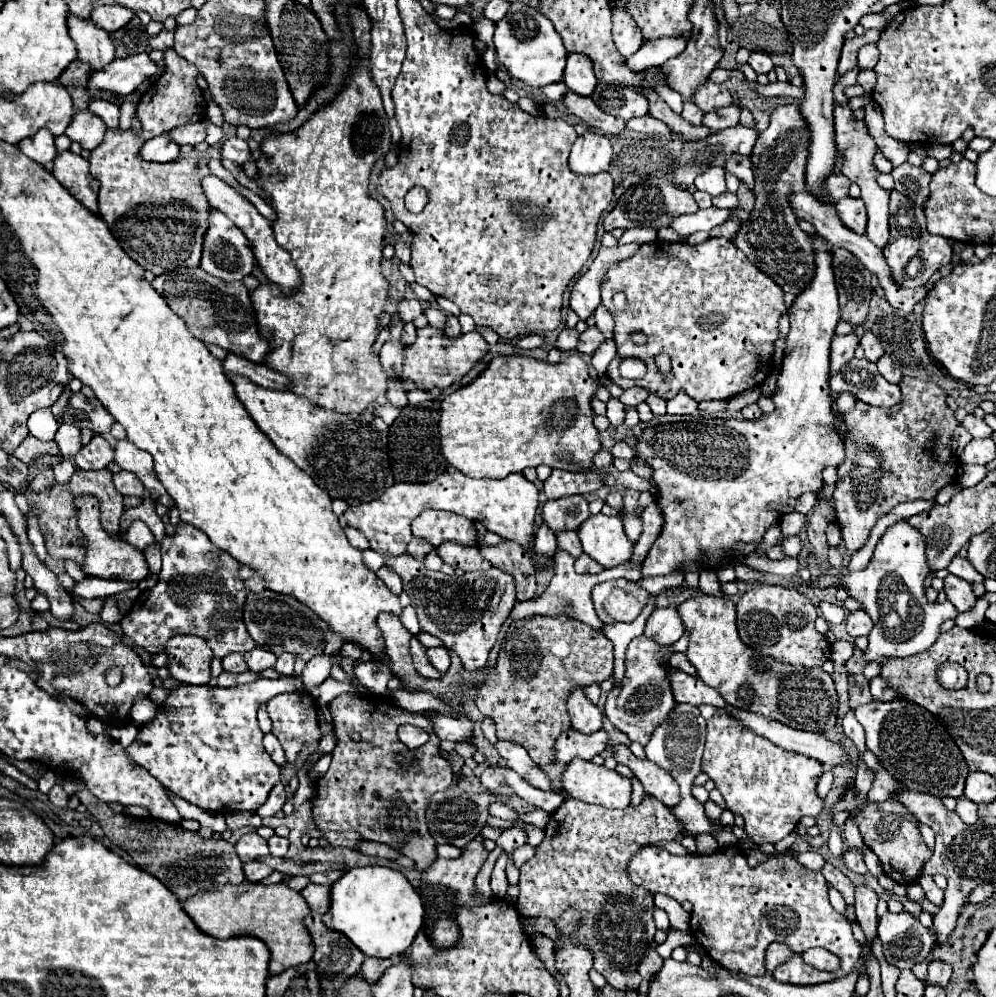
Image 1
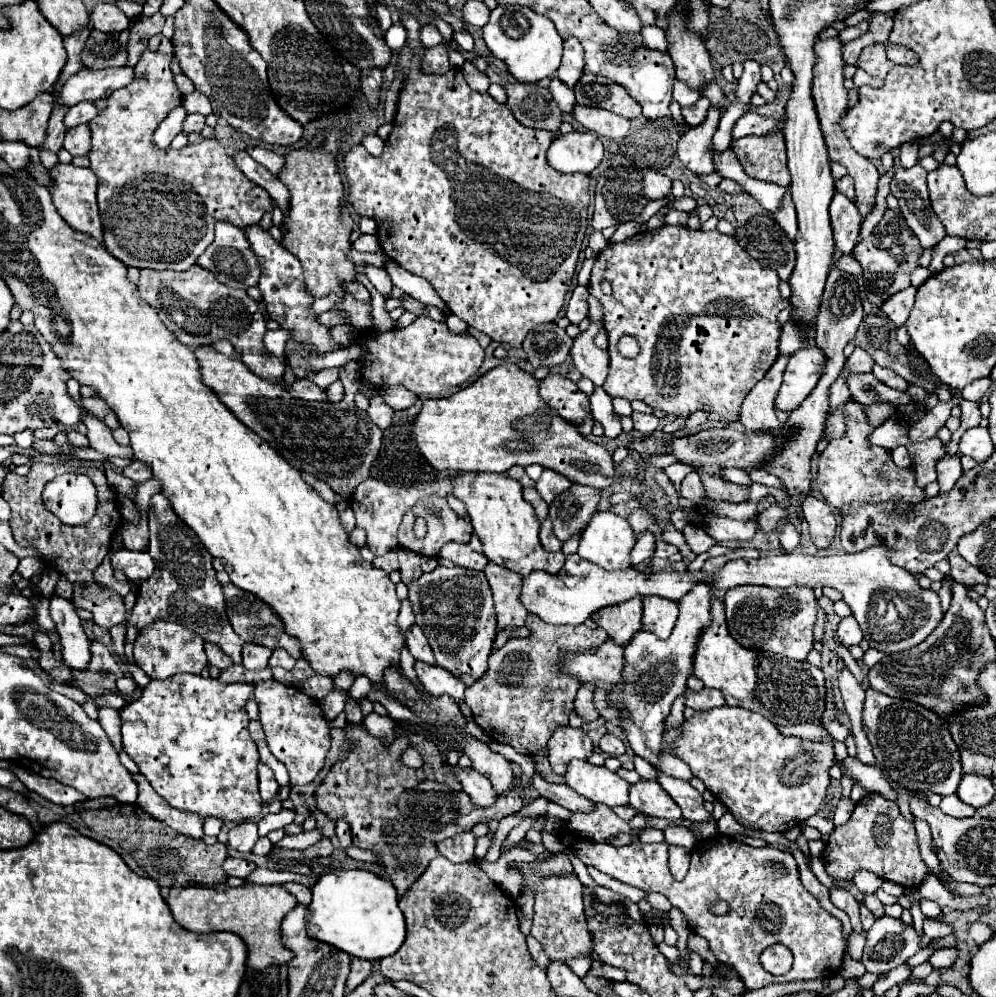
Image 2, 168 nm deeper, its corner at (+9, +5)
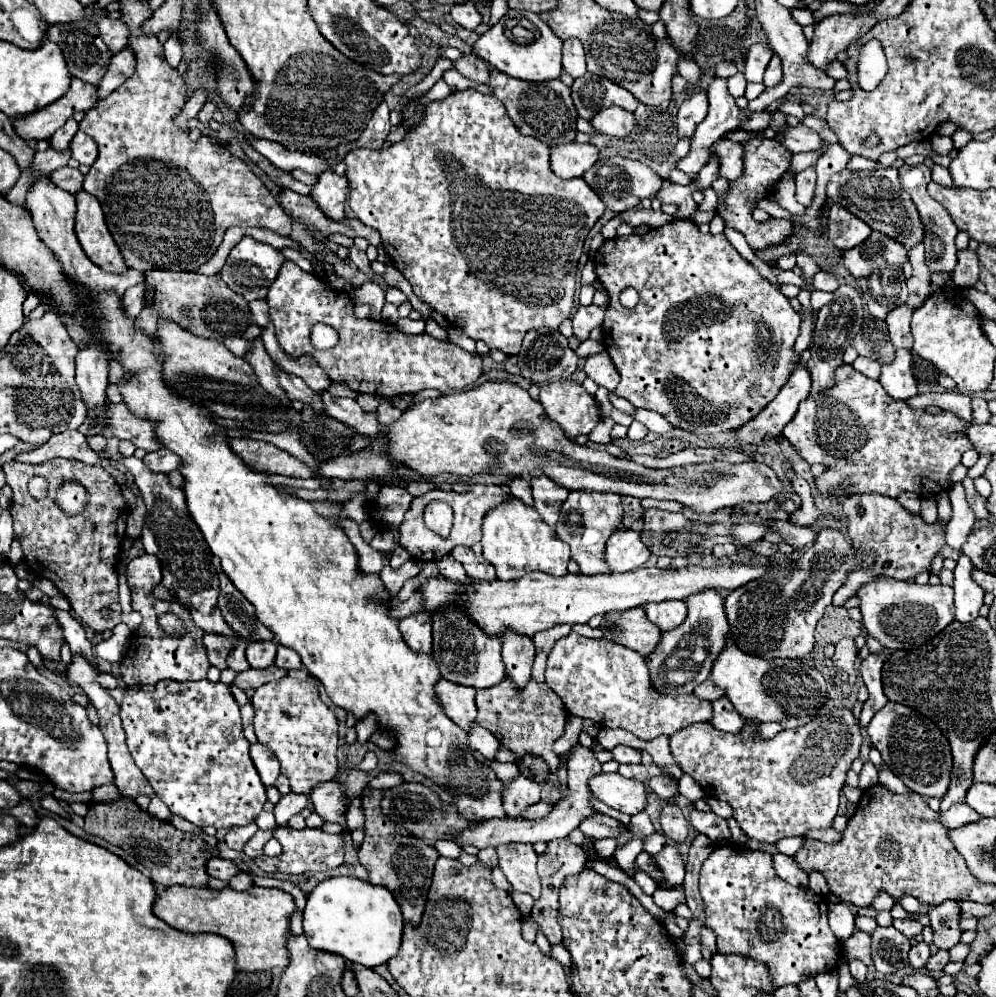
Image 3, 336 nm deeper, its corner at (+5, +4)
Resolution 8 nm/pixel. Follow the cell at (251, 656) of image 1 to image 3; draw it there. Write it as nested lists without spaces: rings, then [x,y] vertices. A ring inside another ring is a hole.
[[[253,641],[247,645],[247,661],[253,669],[263,669],[263,667],[271,667],[275,661],[275,651],[277,645],[275,641]]]

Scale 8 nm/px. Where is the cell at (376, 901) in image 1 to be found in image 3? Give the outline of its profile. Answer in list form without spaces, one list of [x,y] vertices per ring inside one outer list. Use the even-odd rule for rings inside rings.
[[[355,877],[321,881],[307,897],[303,931],[313,949],[335,953],[351,963],[377,967],[397,955],[403,935],[403,915],[391,891]]]

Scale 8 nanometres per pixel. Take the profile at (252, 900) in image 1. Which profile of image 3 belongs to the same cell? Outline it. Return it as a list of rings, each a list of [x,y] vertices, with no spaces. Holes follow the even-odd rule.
[[[173,885],[165,889],[153,903],[153,913],[167,925],[185,933],[217,933],[227,937],[235,947],[237,971],[269,971],[289,965],[289,919],[295,909],[293,897],[281,889],[249,887],[247,891],[233,889],[185,889]]]

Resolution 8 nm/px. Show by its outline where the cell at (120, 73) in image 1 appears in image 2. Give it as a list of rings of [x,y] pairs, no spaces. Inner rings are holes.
[[[91,68],[79,70],[71,76],[61,88],[59,96],[65,106],[75,106],[83,100],[99,100],[107,98],[113,90],[123,88],[133,82],[133,68],[103,68],[101,72],[93,72]]]

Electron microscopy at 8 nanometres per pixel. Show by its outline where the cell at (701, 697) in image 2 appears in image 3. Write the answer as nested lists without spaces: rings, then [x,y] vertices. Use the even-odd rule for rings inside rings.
[[[721,697],[717,701],[713,701],[713,719],[711,723],[725,733],[741,733],[745,721],[741,719],[741,715],[733,709],[733,705],[729,705],[727,697]]]

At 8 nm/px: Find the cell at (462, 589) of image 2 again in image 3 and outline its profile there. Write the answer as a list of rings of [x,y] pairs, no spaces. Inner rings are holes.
[[[457,609],[435,613],[433,617],[433,659],[439,665],[443,679],[473,689],[489,689],[505,679],[501,659],[501,639],[485,635],[469,617]]]

